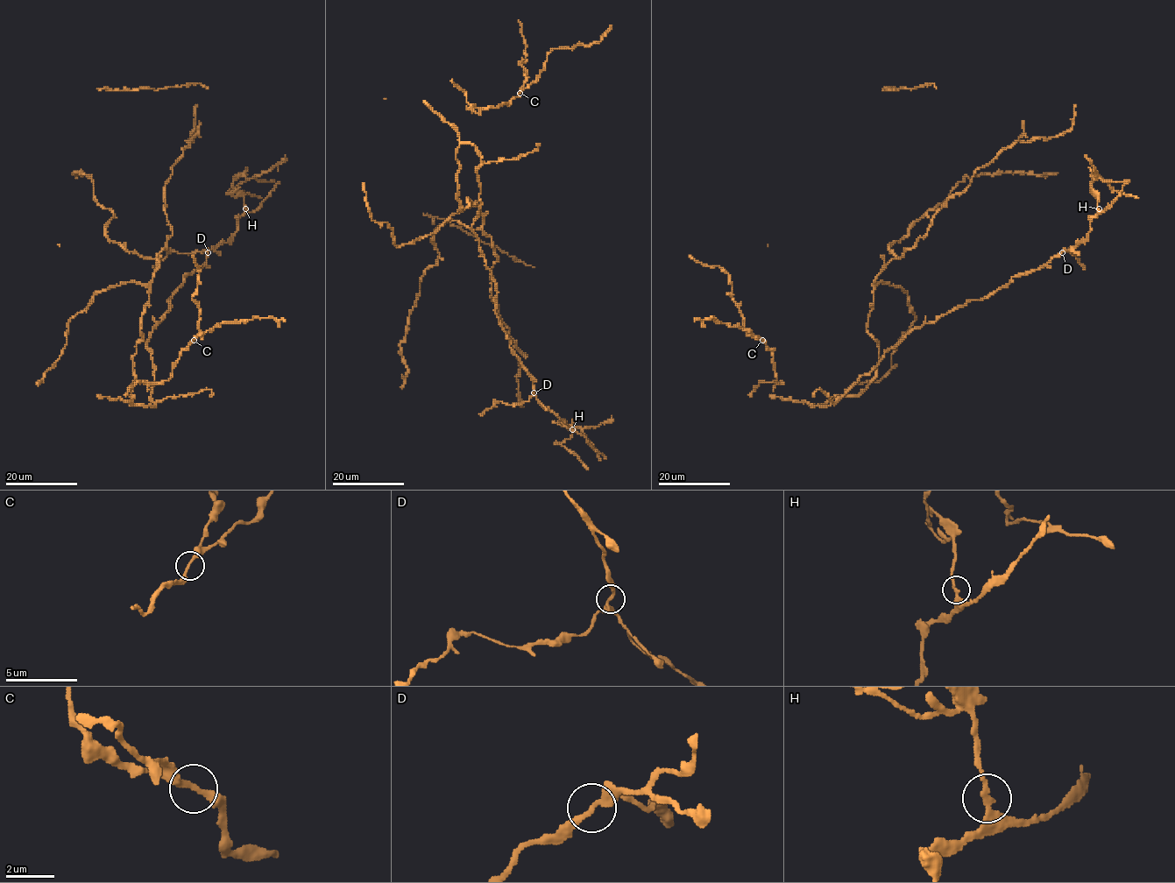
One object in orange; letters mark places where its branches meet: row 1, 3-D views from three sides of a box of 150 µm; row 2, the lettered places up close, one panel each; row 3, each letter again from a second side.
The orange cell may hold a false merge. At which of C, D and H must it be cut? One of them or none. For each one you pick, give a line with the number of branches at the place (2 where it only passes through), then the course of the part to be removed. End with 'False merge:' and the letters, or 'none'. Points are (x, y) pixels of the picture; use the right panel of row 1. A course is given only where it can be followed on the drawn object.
H: branches 2; course (1099, 209), (1098, 196), (1091, 187), (1096, 174), (1107, 181), (1112, 187), (1111, 191), (1138, 198)
False merge: H

